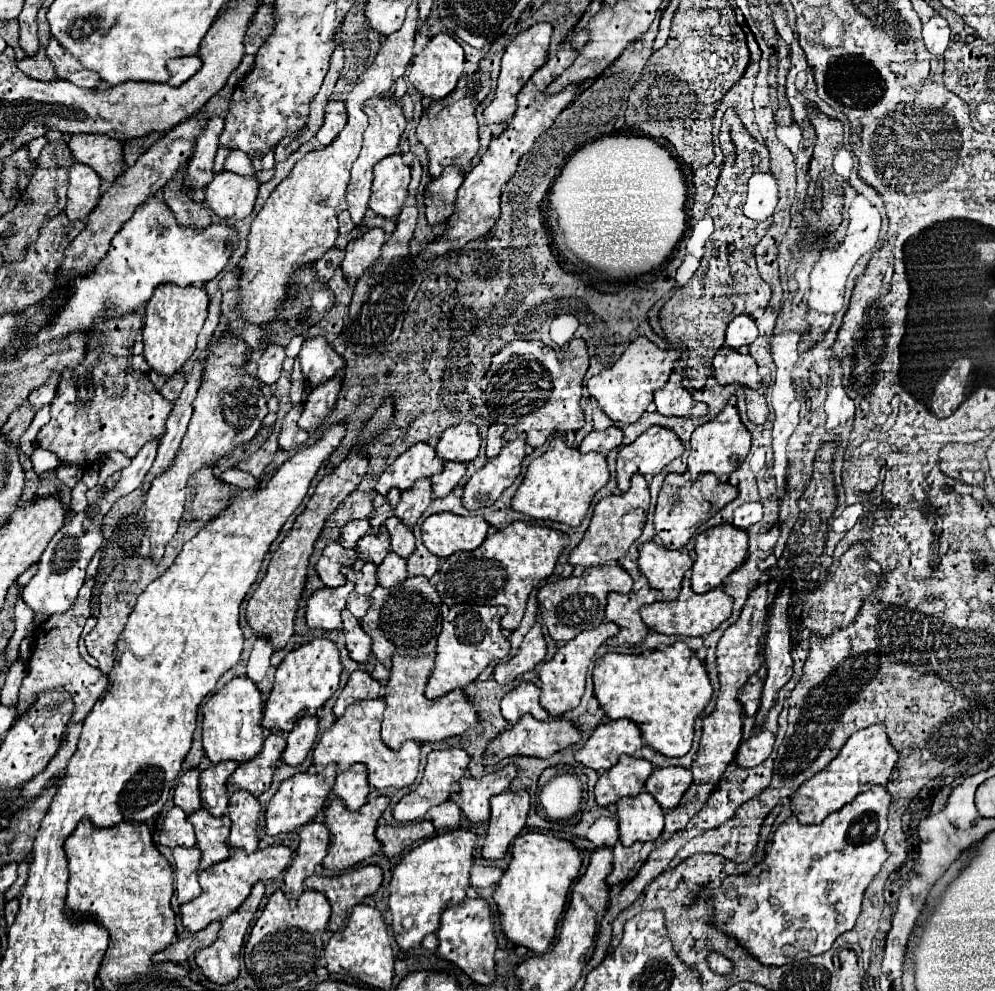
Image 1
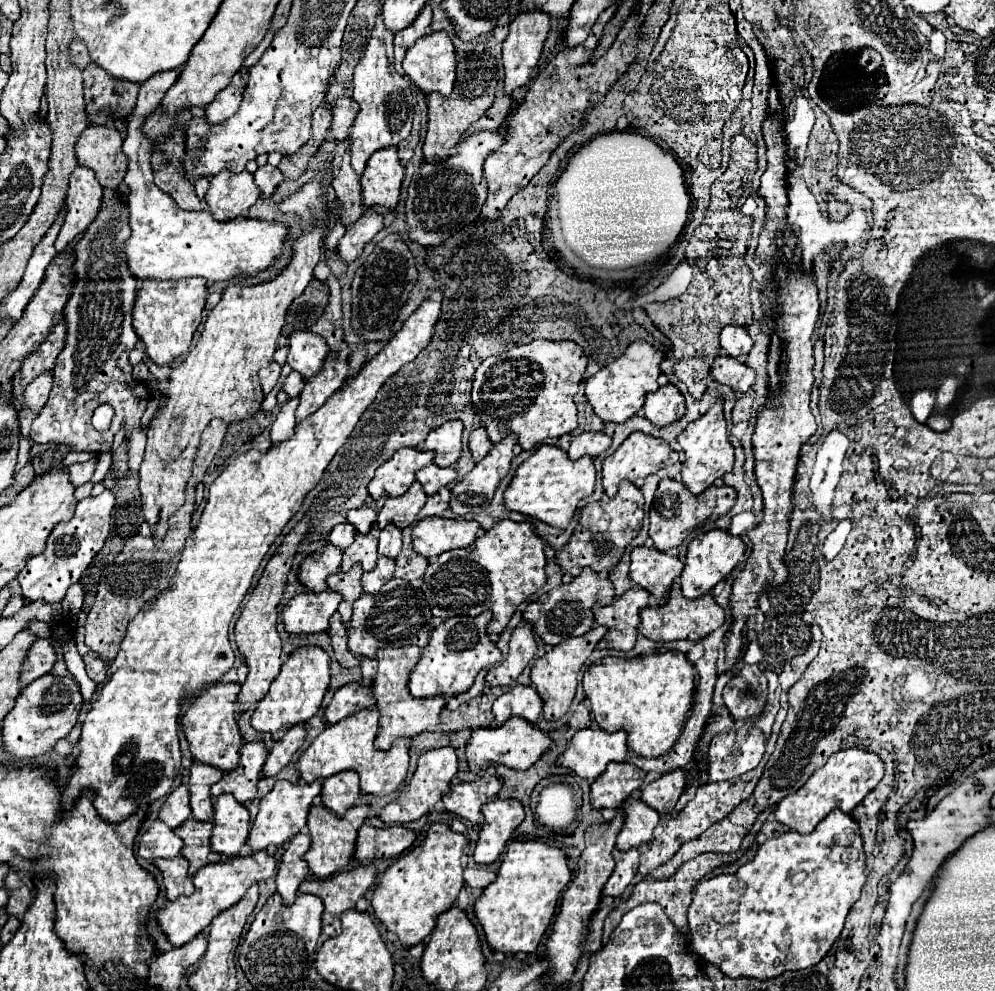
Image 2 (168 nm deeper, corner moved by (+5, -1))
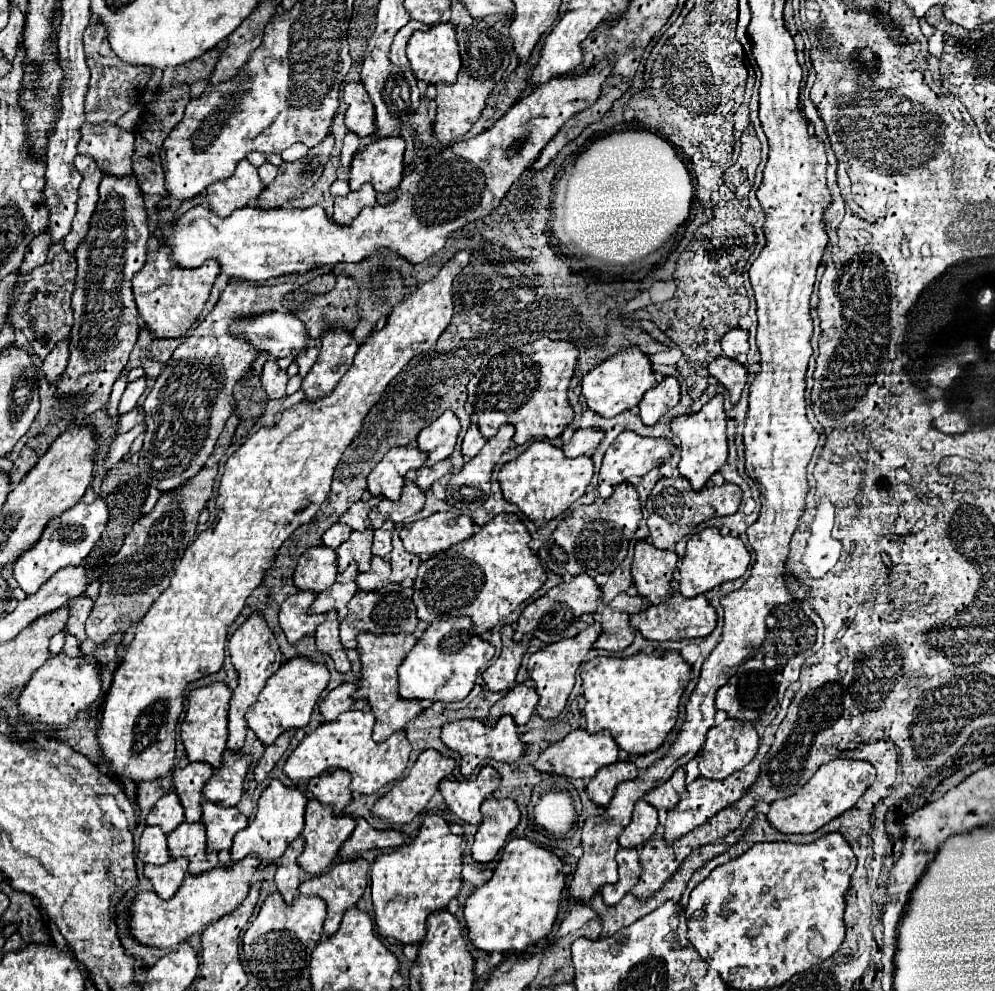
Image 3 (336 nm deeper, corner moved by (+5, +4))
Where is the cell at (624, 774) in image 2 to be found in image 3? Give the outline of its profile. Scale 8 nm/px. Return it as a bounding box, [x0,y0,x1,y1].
[586,762,638,806]

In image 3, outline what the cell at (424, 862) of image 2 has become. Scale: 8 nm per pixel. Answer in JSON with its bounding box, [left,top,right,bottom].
[372,814,462,944]

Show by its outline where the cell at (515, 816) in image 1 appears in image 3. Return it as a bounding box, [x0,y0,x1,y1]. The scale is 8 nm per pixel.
[472,798,520,862]

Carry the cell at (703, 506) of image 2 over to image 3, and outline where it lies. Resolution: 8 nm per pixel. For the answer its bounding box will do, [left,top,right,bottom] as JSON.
[646,478,742,550]

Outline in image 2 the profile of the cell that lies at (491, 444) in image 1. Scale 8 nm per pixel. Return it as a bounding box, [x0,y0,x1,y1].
[468,427,492,463]

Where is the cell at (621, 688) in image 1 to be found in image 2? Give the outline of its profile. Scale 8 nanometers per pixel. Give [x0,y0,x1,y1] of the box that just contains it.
[582,651,694,757]

